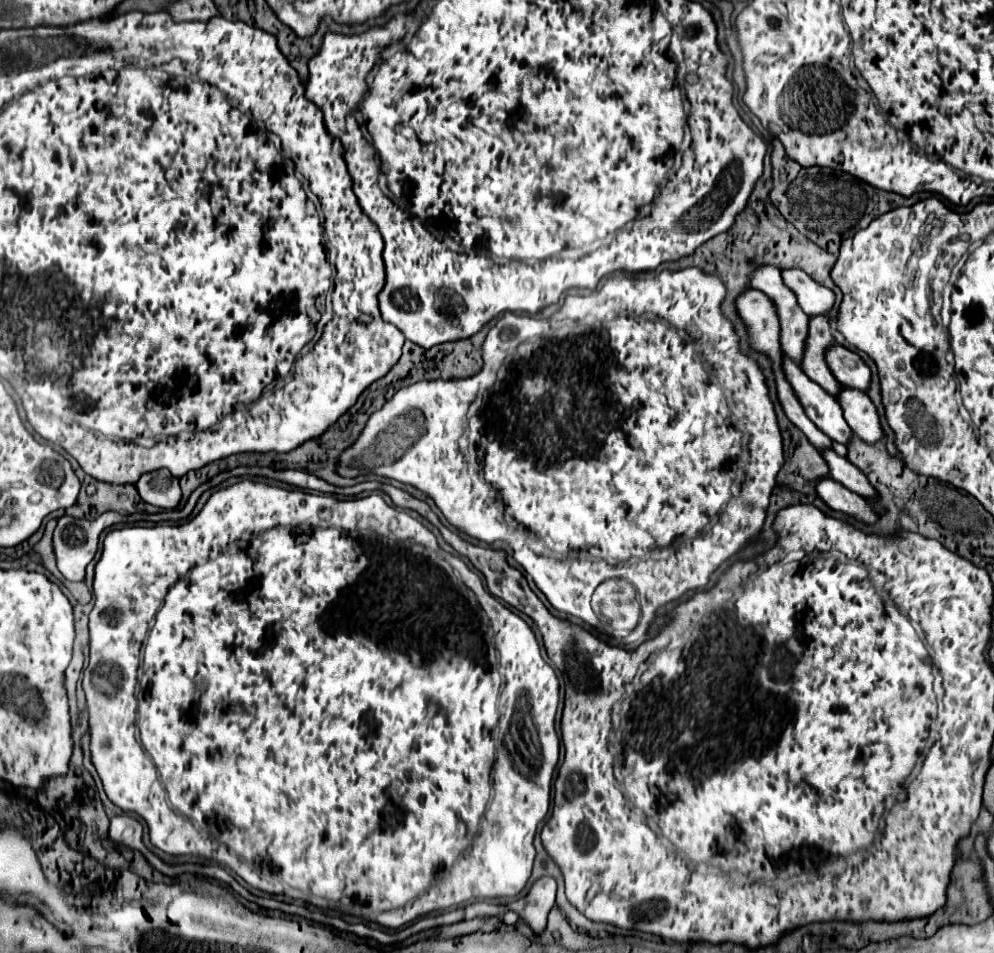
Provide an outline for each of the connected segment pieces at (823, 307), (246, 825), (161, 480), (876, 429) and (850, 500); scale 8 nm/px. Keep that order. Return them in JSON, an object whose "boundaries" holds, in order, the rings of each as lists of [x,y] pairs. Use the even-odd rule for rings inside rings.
{"boundaries":[[[[791,268],[783,274],[783,282],[797,294],[799,306],[809,316],[825,316],[835,304],[835,292],[815,282],[811,276],[801,272],[799,268]]],[[[243,480],[243,482],[237,482],[233,486],[227,486],[227,488],[213,492],[211,498],[207,500],[207,504],[203,506],[203,510],[195,518],[191,518],[189,522],[149,526],[149,528],[145,528],[145,526],[123,526],[123,528],[111,530],[105,536],[101,558],[95,564],[93,594],[95,594],[95,606],[89,614],[91,654],[89,654],[89,666],[83,672],[85,674],[83,676],[83,690],[85,690],[85,696],[87,696],[89,726],[91,726],[91,756],[93,756],[95,768],[99,772],[99,778],[103,780],[103,786],[105,786],[109,800],[113,804],[117,804],[121,810],[137,812],[139,816],[145,818],[153,846],[157,846],[159,850],[163,850],[165,854],[171,854],[171,856],[193,854],[193,856],[201,856],[201,858],[225,864],[233,872],[237,872],[249,886],[259,888],[263,892],[285,894],[289,898],[301,898],[301,900],[305,900],[305,896],[309,896],[309,902],[313,902],[313,900],[321,902],[323,908],[333,906],[333,908],[339,908],[345,914],[361,916],[361,918],[379,922],[379,925],[392,929],[401,928],[405,924],[413,922],[415,918],[429,914],[431,910],[450,910],[465,906],[471,898],[479,900],[479,898],[515,897],[527,886],[527,882],[531,878],[531,870],[533,870],[533,860],[535,860],[533,838],[535,838],[539,822],[549,812],[553,775],[557,768],[557,762],[559,762],[559,736],[555,732],[555,714],[557,714],[557,706],[559,706],[559,680],[557,680],[555,670],[543,660],[541,646],[539,646],[531,626],[519,614],[511,612],[505,604],[501,604],[495,596],[491,596],[485,590],[481,578],[475,572],[469,570],[469,566],[460,556],[441,550],[435,534],[423,522],[419,522],[417,518],[409,516],[403,510],[389,506],[379,494],[371,494],[371,496],[365,496],[365,498],[341,498],[339,500],[339,498],[327,496],[327,494],[307,494],[303,490],[287,490],[287,488],[281,488],[281,486],[267,484],[267,482]],[[301,528],[313,528],[313,530],[305,532]],[[483,610],[489,616],[489,620],[483,614]],[[154,619],[155,624],[149,630],[149,622]],[[145,636],[147,636],[147,646],[145,646],[145,654],[143,654],[145,692],[143,695],[137,696],[133,694],[133,688],[137,684],[137,670],[140,665]]],[[[165,468],[155,472],[145,472],[135,486],[145,502],[159,508],[175,508],[181,500],[179,480]]],[[[843,388],[843,392],[837,396],[839,404],[843,404],[843,414],[847,424],[855,428],[855,434],[867,442],[877,444],[885,438],[879,414],[875,404],[865,392],[855,392],[851,388]]],[[[831,478],[817,482],[817,492],[833,510],[845,512],[845,514],[857,518],[859,522],[877,524],[877,520],[879,520],[879,514],[873,510],[873,506],[867,500],[863,500],[863,496],[855,496],[855,492],[843,488],[843,484],[839,484]]]]}

